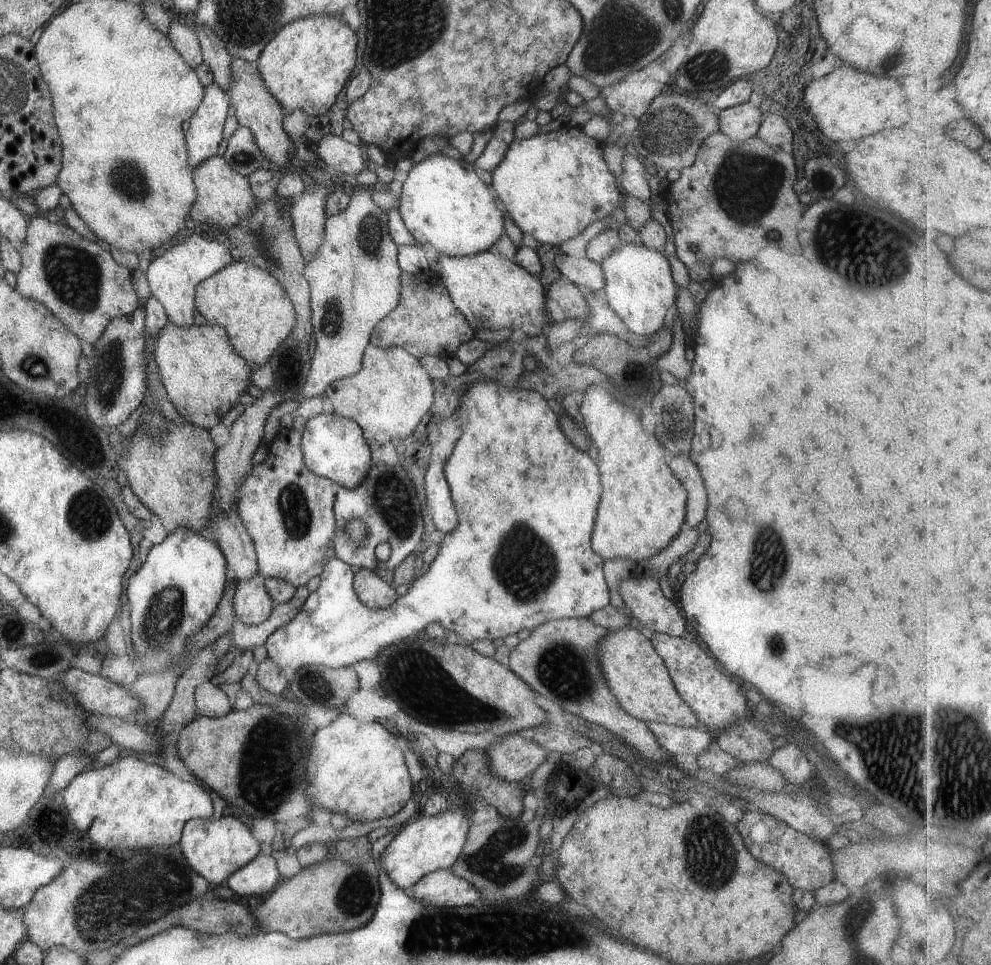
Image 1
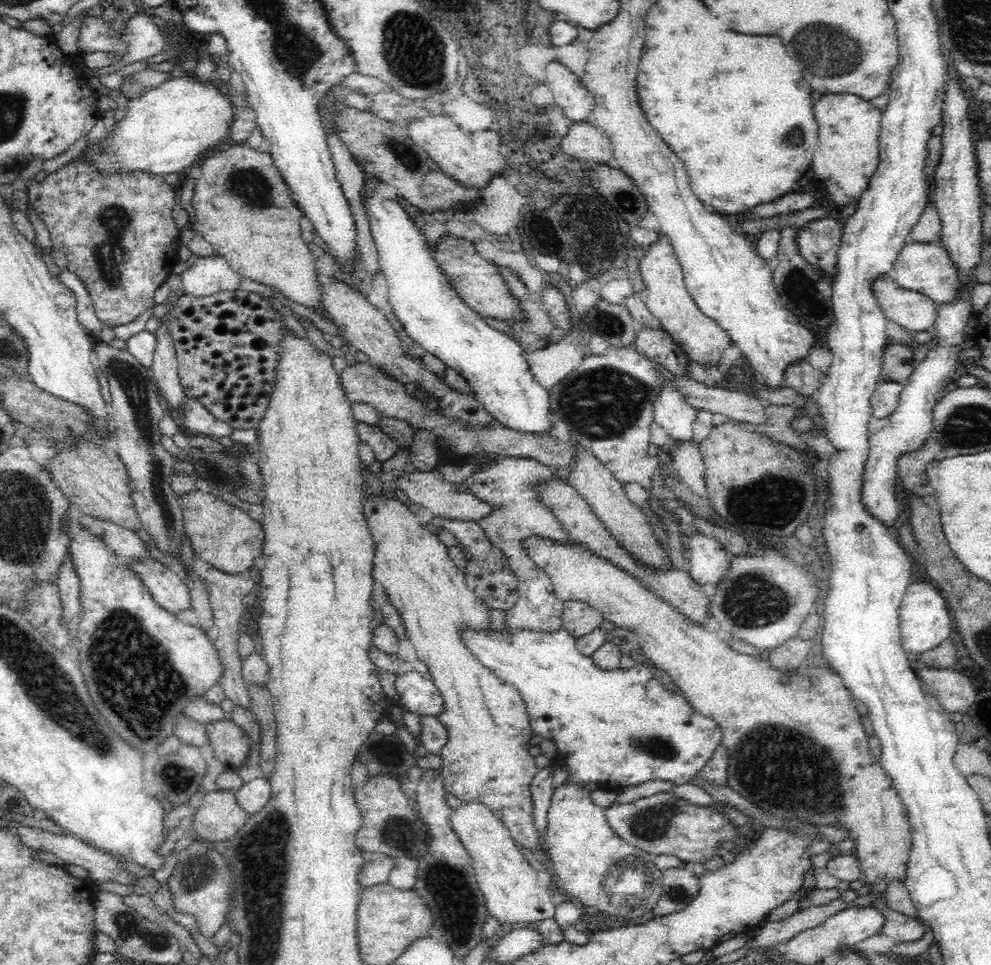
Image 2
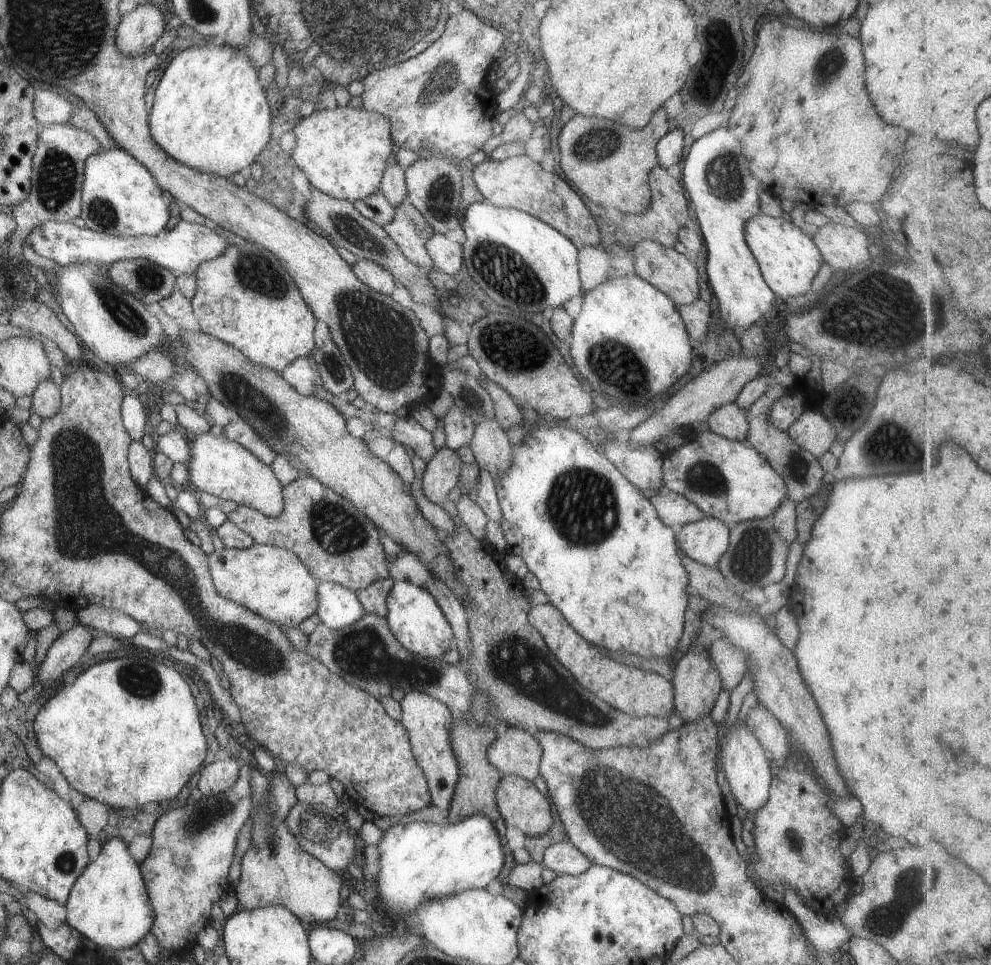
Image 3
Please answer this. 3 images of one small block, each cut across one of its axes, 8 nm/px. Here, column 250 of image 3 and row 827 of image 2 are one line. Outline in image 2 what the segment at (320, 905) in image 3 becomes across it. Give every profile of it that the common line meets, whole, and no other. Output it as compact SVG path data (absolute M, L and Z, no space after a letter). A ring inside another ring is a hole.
M530 537L525 540L525 549L528 556L539 566L542 570L548 573L551 583L554 585L557 597L562 601L580 601L590 605L592 608L598 610L604 620L612 622L615 627L627 629L629 632L636 632L639 639L640 647L642 647L640 658L648 658L649 664L656 664L658 668L662 668L668 672L674 685L676 685L682 694L686 696L686 700L697 710L702 716L706 718L714 719L714 722L718 723L718 726L722 727L722 746L728 749L728 755L730 755L730 766L728 767L727 785L751 802L754 807L776 816L780 819L784 819L793 824L798 823L810 823L815 828L819 826L836 826L846 830L846 834L850 840L854 843L854 846L850 852L856 857L858 867L860 867L860 879L859 886L867 885L869 887L869 894L873 902L871 908L878 910L884 917L882 922L882 928L878 930L878 934L886 935L893 938L894 942L916 942L924 938L926 931L930 929L920 918L910 916L909 914L902 914L900 911L892 910L888 907L885 898L881 898L885 888L892 881L904 882L907 873L907 864L909 861L909 852L911 849L911 834L906 816L906 807L902 805L900 797L894 791L892 787L892 781L886 777L886 771L879 766L879 758L873 756L868 748L868 741L866 740L866 731L860 722L860 713L856 710L856 706L852 704L851 693L843 686L842 680L837 673L831 673L826 671L822 666L818 664L806 664L803 668L798 668L797 671L787 671L786 669L774 669L769 665L769 662L761 656L750 656L748 654L740 654L733 650L729 643L724 642L719 638L717 633L708 632L704 626L698 625L690 619L686 618L670 606L663 598L656 595L652 591L649 591L638 579L631 574L628 574L625 570L618 568L612 563L608 563L606 560L599 558L598 556L585 556L582 554L581 544L560 545L554 543L554 541L548 541L540 537Z

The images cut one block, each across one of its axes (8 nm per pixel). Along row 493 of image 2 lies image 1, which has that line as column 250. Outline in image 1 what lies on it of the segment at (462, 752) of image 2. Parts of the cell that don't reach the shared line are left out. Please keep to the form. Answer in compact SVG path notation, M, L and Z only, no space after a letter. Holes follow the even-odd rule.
M167 321L155 338L153 356L168 400L185 423L202 429L217 424L250 385L252 366L235 352L225 330L216 324L193 323L189 328L179 328Z

